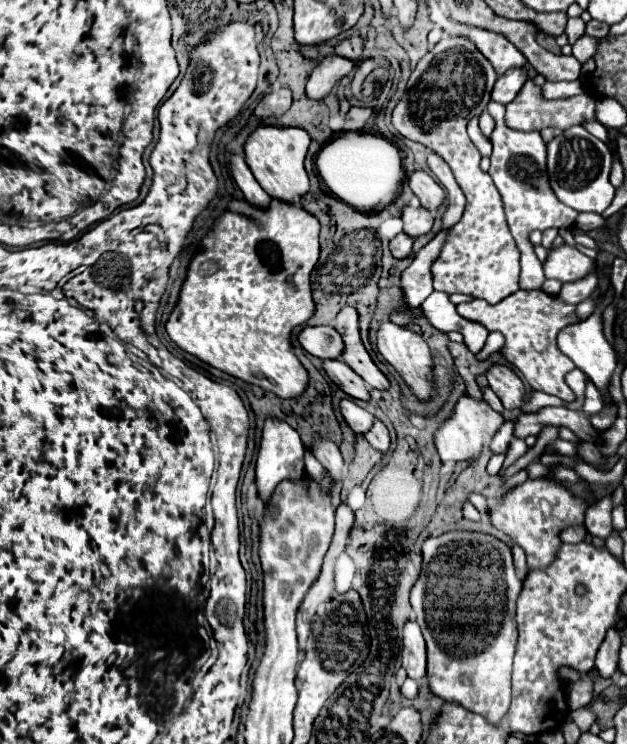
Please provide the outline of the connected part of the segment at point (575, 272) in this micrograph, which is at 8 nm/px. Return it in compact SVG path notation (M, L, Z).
M562 244L560 248L550 250L548 260L544 262L546 278L554 278L560 282L576 282L596 270L596 262L576 248Z

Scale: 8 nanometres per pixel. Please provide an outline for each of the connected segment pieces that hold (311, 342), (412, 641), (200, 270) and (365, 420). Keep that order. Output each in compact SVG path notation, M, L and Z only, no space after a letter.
M310 326L298 334L298 340L304 350L322 360L340 358L344 352L344 342L332 326Z
M408 620L404 624L402 666L406 668L408 676L416 684L422 684L422 678L424 678L426 668L428 668L428 658L426 658L426 642L424 642L424 636L422 636L416 620Z
M244 200L230 202L228 212L216 220L212 232L204 238L202 250L194 256L194 260L192 260L192 264L188 268L188 276L186 276L186 282L184 282L184 286L180 290L178 304L174 306L174 310L172 310L172 314L170 314L168 322L166 322L168 336L184 352L200 358L202 362L206 362L206 364L210 364L210 366L214 366L214 368L218 368L218 370L234 376L234 378L240 378L240 380L244 380L248 384L256 384L262 390L274 392L276 396L280 396L284 400L286 398L298 398L298 396L302 396L306 392L306 388L308 388L310 378L308 378L308 372L302 366L302 362L292 352L290 334L292 334L294 326L308 322L308 318L312 318L314 312L316 312L316 304L312 300L312 290L310 290L310 274L312 274L312 270L314 270L314 266L318 262L318 256L320 256L320 240L318 240L318 236L320 236L320 222L312 214L308 214L304 208L298 208L298 206L292 206L292 204L284 204L280 200L272 200L272 206L268 210L256 208L256 206L252 206L252 204L244 202Z
M344 398L344 400L340 402L340 412L342 412L344 420L348 422L348 426L350 426L356 434L368 432L368 428L372 428L372 424L374 424L374 420L376 420L368 410L360 408L360 406L354 404L350 398Z

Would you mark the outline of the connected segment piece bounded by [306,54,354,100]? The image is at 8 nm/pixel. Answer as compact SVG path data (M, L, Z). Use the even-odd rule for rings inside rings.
M330 54L326 56L310 74L308 84L306 84L306 96L312 100L324 100L330 90L334 88L334 84L344 78L346 74L350 74L350 70L354 68L354 62L348 58L342 58L338 54Z

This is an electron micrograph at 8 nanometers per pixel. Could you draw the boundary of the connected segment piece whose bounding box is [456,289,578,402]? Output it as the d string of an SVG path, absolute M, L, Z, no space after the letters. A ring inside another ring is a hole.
M519 289L512 296L506 296L504 300L500 300L498 304L488 304L486 300L474 298L470 302L458 304L456 310L464 318L476 320L476 322L484 324L488 330L498 330L504 334L506 342L504 342L502 354L506 356L506 360L512 366L516 366L524 374L524 378L528 380L528 384L532 388L538 388L546 394L554 394L566 402L574 400L574 392L566 384L564 376L570 370L574 370L576 366L556 346L556 334L564 326L578 322L576 314L574 314L574 310L576 310L574 306L564 304L558 296L550 296L544 290L528 292L528 290Z

